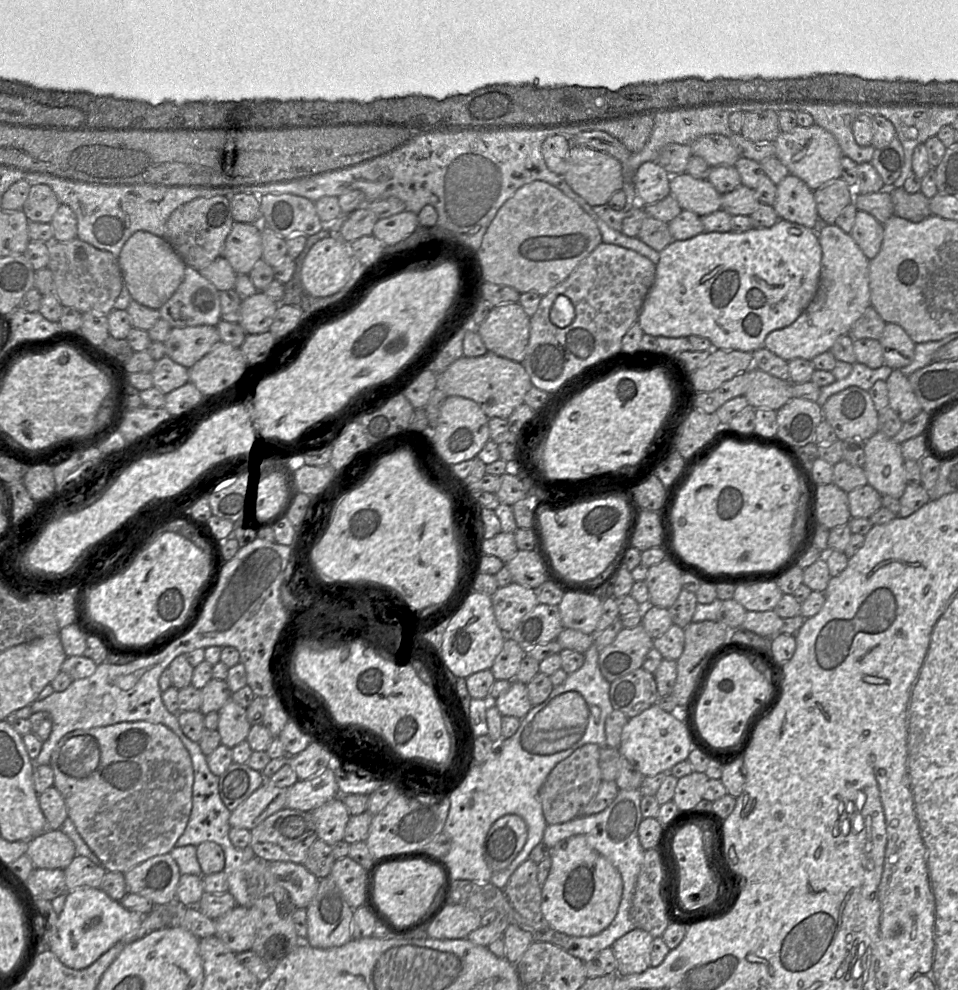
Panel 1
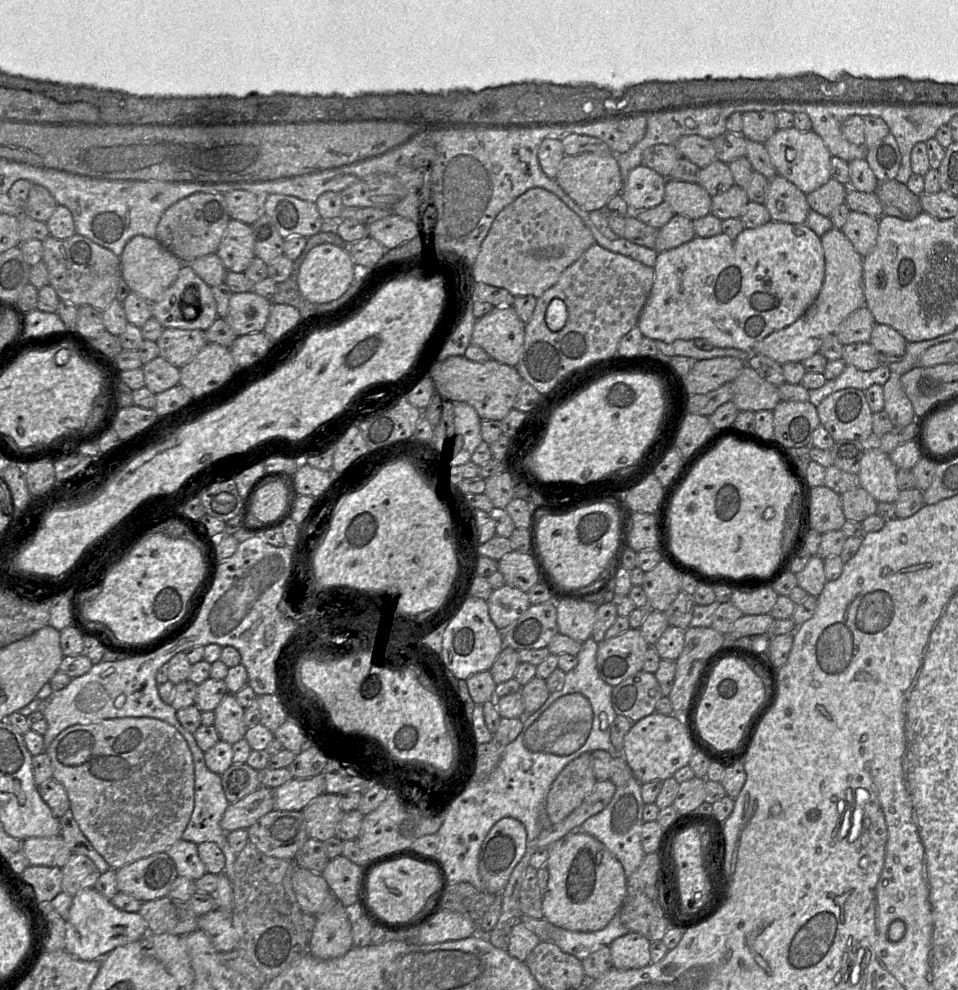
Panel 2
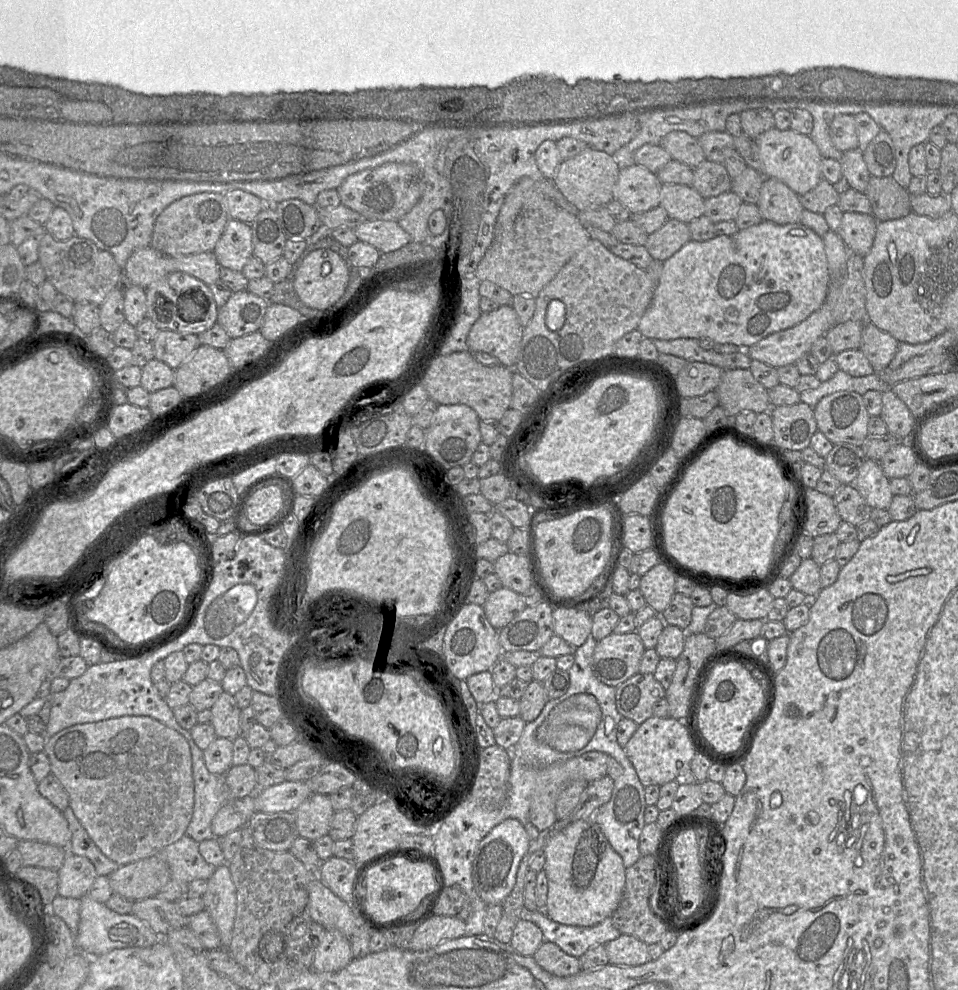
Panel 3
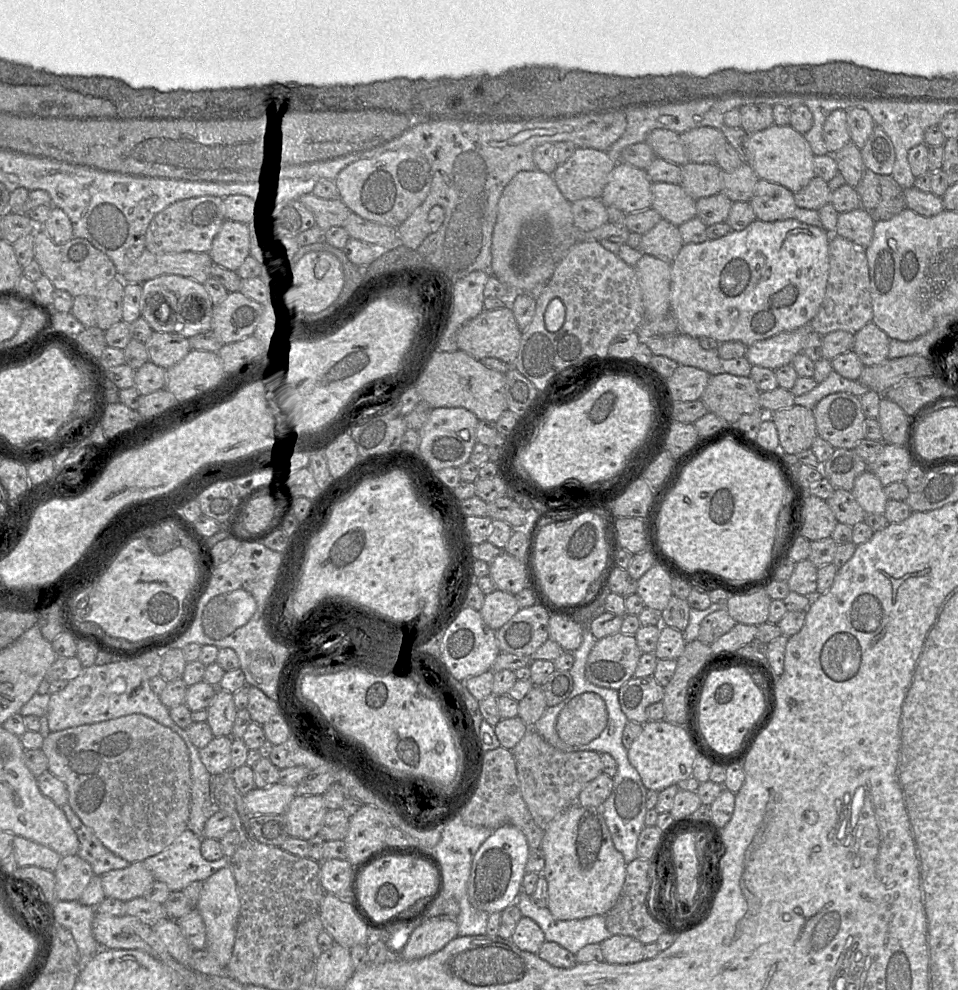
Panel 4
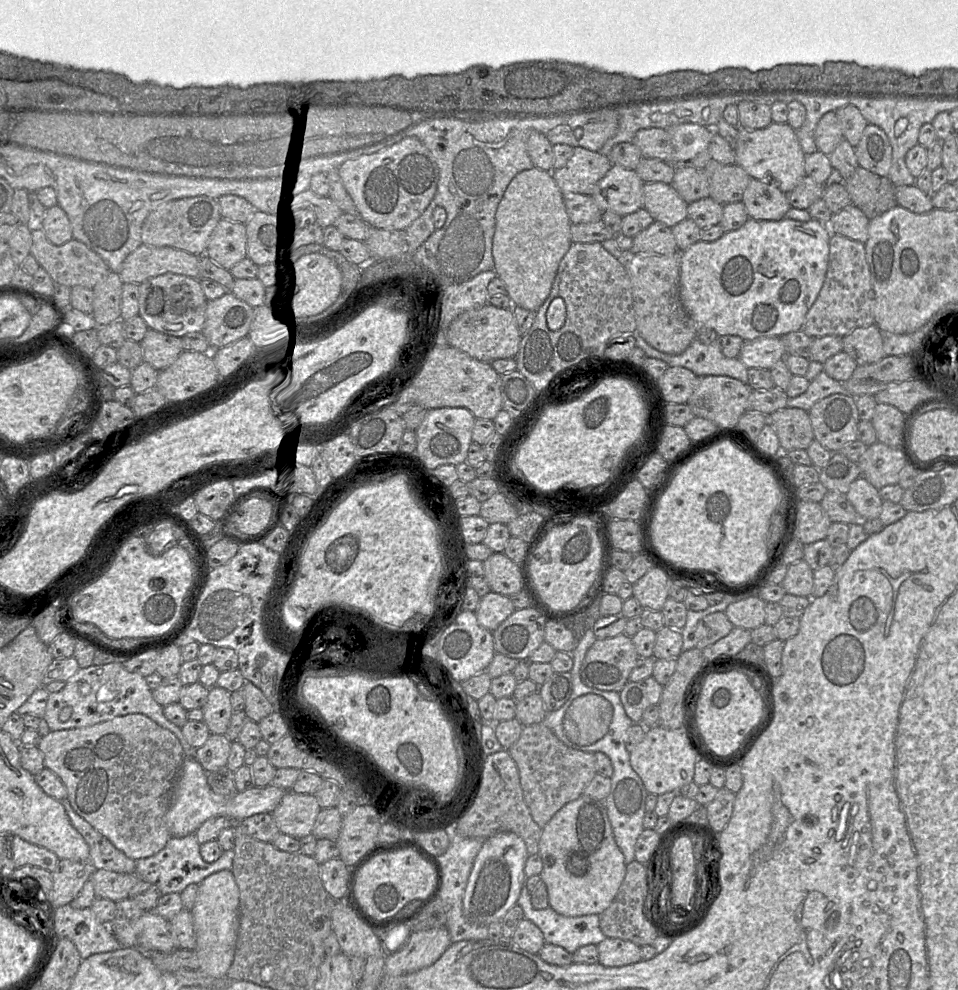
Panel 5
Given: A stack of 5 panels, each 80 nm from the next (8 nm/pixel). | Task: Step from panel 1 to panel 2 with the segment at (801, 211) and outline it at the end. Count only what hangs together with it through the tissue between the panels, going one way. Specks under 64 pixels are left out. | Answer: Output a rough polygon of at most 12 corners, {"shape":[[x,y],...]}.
{"shape":[[780,175],[764,205],[773,221],[805,223],[806,194]]}

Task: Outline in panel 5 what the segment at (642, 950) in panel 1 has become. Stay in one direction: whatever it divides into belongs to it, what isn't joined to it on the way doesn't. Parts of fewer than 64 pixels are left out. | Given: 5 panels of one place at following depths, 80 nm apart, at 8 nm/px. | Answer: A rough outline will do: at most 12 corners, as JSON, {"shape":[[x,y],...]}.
{"shape":[[606,937],[597,945],[599,963],[607,967],[642,960],[640,946]]}

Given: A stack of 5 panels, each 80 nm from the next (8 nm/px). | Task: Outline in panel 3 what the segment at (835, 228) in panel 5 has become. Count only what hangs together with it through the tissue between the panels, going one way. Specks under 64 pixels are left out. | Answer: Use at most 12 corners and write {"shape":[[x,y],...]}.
{"shape":[[843,213],[836,232],[865,257],[877,222],[872,214]]}

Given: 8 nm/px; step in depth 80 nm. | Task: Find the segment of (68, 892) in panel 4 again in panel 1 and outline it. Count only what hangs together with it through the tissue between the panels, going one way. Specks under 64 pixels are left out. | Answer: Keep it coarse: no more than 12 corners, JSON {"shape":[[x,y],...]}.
{"shape":[[76,855],[64,869],[67,891],[100,888],[106,872]]}

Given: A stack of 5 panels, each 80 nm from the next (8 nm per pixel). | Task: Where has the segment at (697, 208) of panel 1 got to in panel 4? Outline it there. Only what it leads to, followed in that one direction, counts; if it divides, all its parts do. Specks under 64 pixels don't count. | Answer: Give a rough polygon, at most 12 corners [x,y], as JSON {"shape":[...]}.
{"shape":[[652,183],[652,208],[679,227],[696,200],[679,184]]}

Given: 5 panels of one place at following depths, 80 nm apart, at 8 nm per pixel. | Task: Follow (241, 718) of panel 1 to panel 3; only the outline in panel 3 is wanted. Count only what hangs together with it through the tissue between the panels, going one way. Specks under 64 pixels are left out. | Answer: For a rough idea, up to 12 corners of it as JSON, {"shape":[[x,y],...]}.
{"shape":[[223,691],[210,711],[217,737],[241,735],[241,709]]}

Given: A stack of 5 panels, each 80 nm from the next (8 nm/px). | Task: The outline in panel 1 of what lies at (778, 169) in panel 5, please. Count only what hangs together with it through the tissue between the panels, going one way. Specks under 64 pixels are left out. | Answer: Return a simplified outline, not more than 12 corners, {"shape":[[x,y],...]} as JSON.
{"shape":[[816,124],[781,132],[776,157],[813,191],[841,178],[842,150]]}

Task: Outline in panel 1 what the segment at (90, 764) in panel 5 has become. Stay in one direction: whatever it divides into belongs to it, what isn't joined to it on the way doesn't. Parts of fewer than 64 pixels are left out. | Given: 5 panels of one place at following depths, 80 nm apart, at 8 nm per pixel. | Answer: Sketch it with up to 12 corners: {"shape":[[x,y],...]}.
{"shape":[[147,721],[77,729],[53,786],[106,871],[170,853],[190,754]]}

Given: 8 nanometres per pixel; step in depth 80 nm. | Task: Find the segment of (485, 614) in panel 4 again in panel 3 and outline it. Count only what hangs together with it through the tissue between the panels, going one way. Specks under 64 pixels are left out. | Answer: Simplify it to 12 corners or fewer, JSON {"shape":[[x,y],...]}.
{"shape":[[501,587],[482,605],[497,630],[526,605],[522,595]]}

